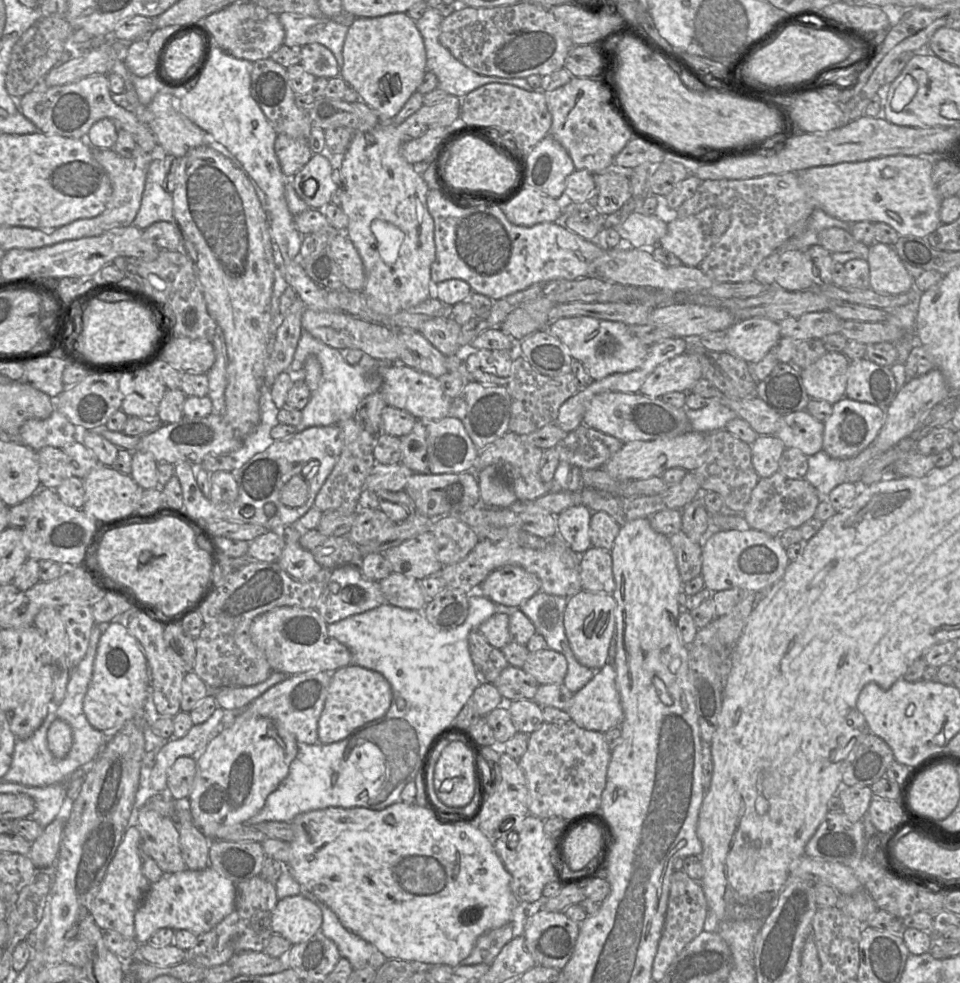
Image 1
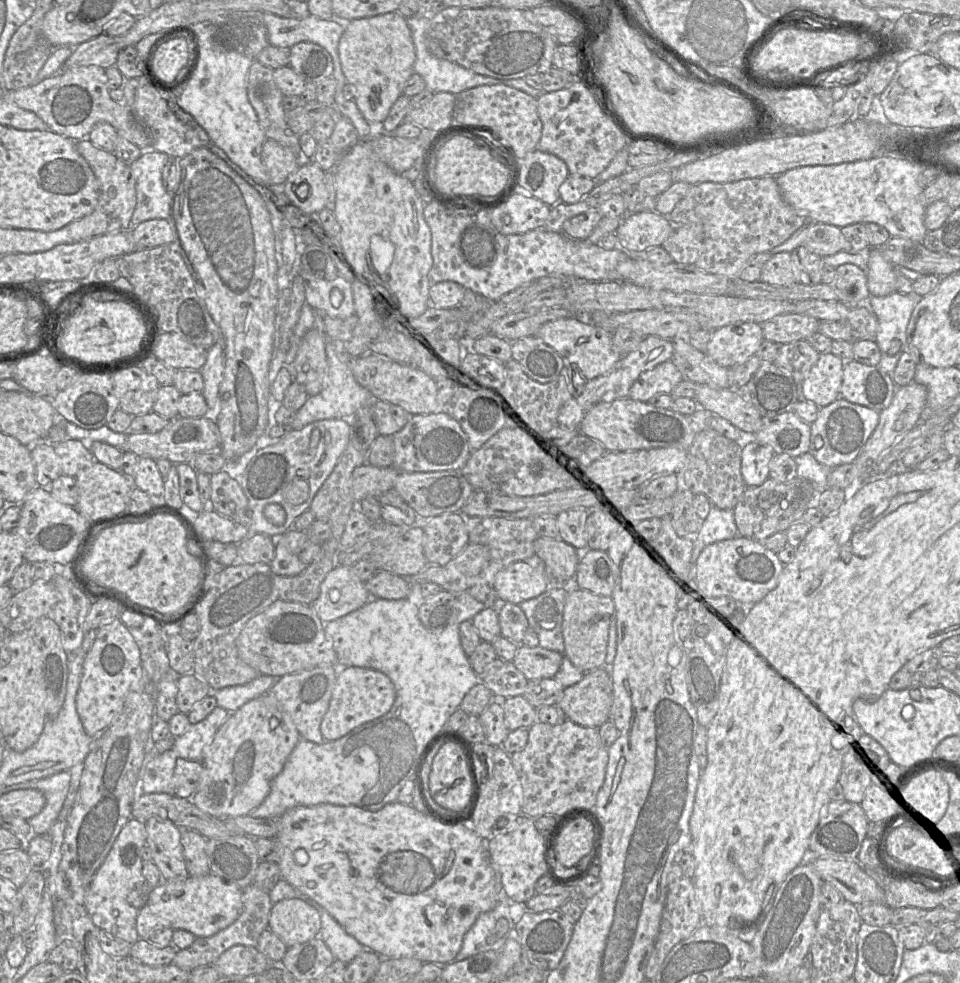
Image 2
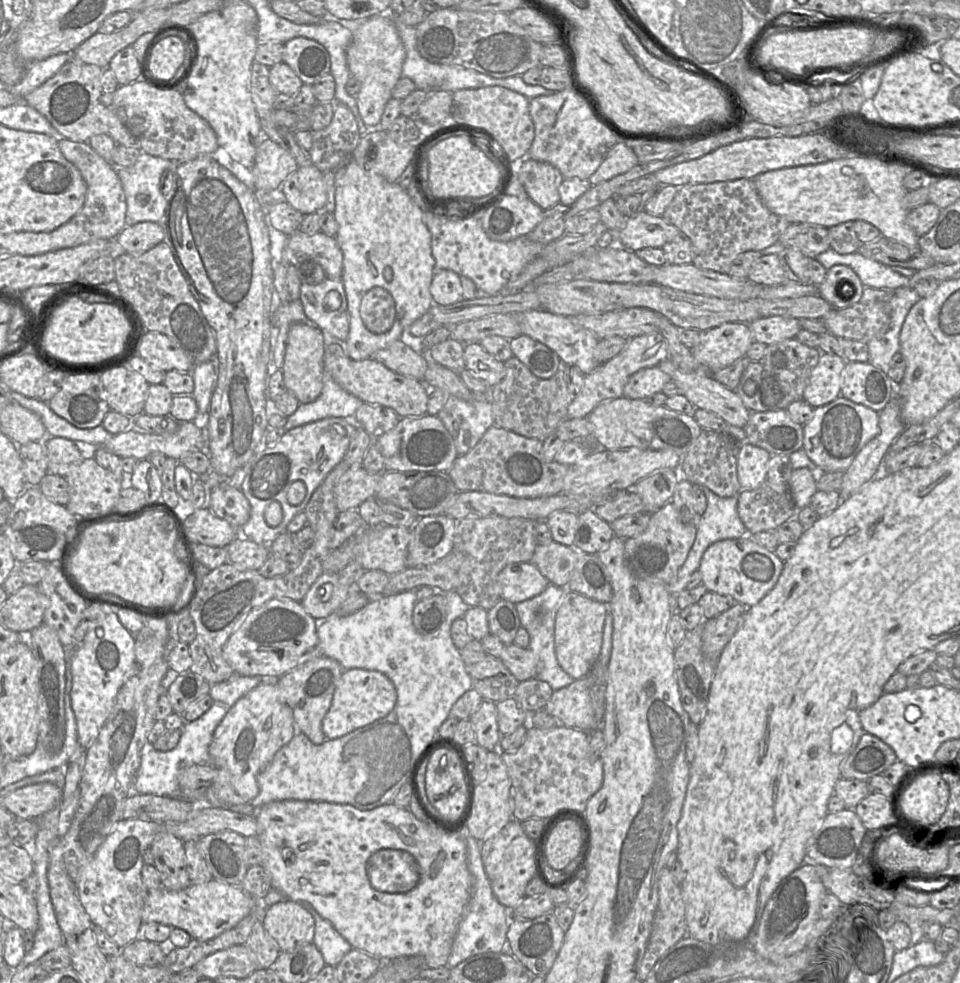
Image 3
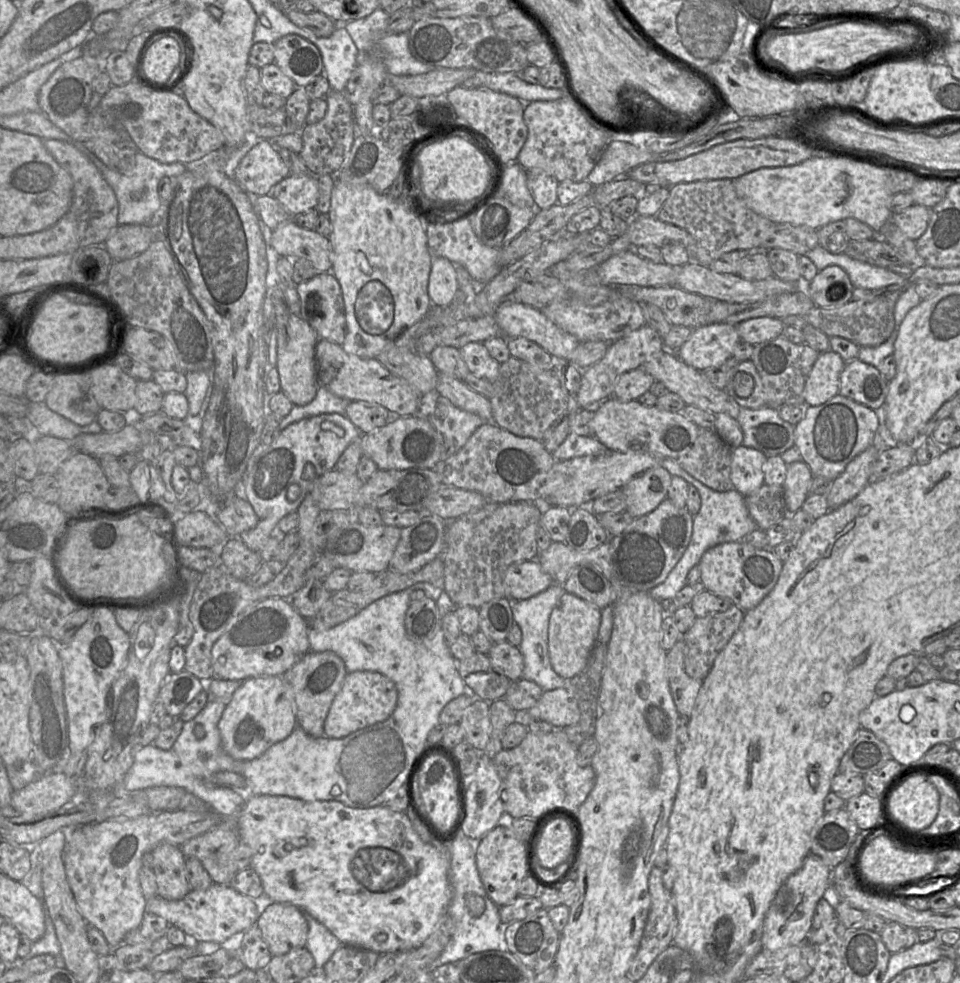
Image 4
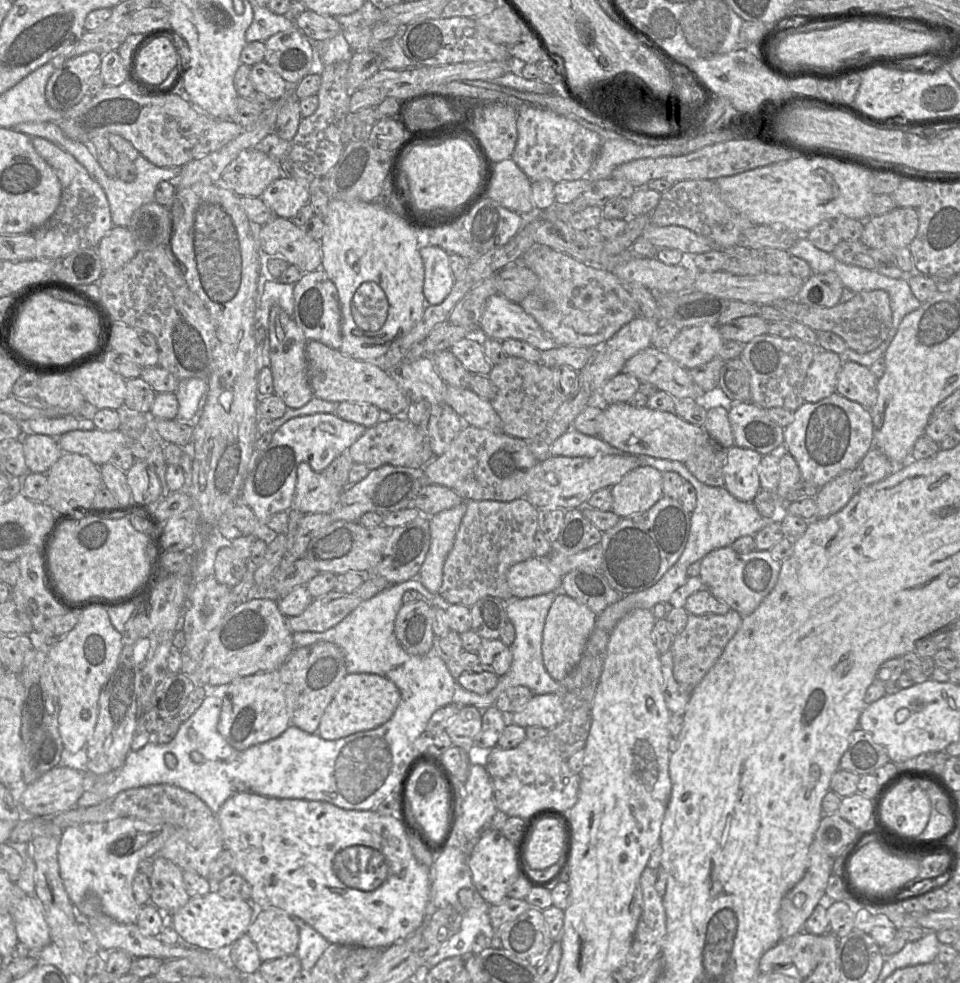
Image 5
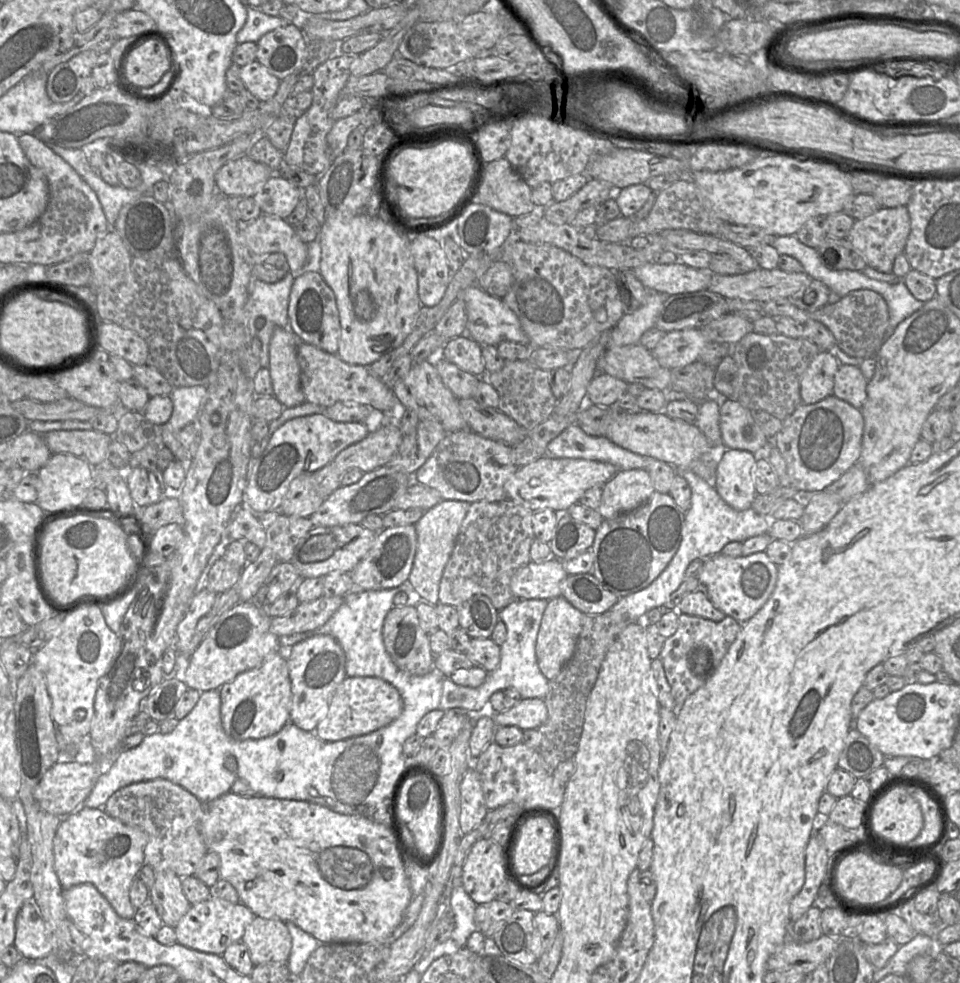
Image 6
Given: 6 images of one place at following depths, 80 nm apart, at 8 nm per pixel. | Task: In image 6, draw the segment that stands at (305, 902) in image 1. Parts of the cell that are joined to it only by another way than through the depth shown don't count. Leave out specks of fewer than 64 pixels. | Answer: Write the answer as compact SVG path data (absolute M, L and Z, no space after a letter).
M257 916L246 927L241 942L248 947L254 966L287 962L292 948L292 938L285 922Z

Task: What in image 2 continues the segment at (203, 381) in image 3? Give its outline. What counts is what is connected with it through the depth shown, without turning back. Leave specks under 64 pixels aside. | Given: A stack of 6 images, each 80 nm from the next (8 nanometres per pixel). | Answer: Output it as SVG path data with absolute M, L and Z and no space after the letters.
M222 341L216 342L207 350L206 363L200 372L204 380L204 388L201 393L208 406L204 417L216 422L220 412L219 389L224 379L224 346Z

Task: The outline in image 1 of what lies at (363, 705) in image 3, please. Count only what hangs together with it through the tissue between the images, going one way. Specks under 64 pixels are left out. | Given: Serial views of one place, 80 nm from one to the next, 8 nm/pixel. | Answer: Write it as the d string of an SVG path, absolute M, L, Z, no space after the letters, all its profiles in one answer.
M355 664L334 671L318 721L318 742L332 744L343 740L356 728L382 717L388 711L391 701L391 685L379 672Z

